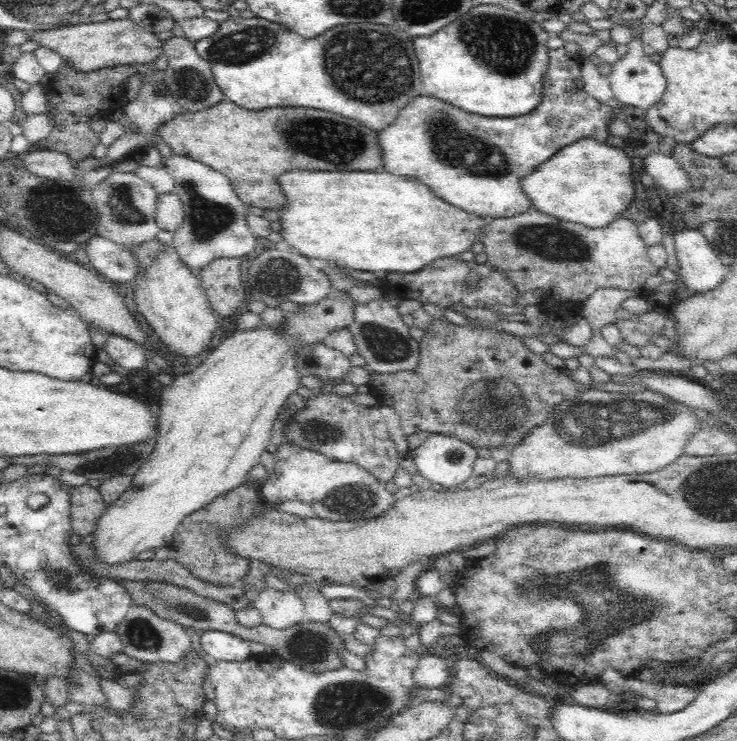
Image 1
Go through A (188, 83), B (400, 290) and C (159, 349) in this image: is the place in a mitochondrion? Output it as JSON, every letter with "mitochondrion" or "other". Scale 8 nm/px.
{"A":"mitochondrion","B":"other","C":"other"}

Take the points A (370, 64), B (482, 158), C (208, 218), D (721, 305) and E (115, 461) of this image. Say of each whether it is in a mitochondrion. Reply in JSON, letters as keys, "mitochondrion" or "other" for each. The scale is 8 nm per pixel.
{"A":"mitochondrion","B":"mitochondrion","C":"mitochondrion","D":"other","E":"mitochondrion"}

